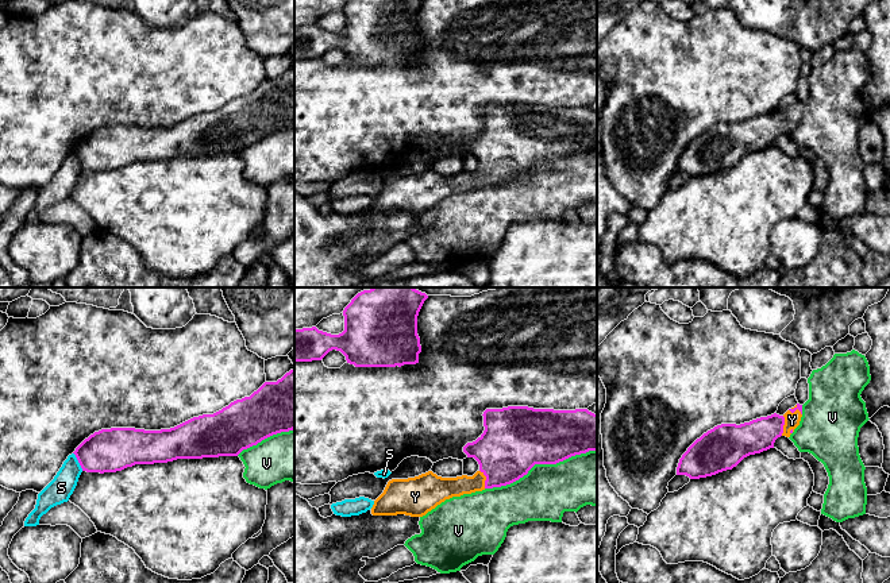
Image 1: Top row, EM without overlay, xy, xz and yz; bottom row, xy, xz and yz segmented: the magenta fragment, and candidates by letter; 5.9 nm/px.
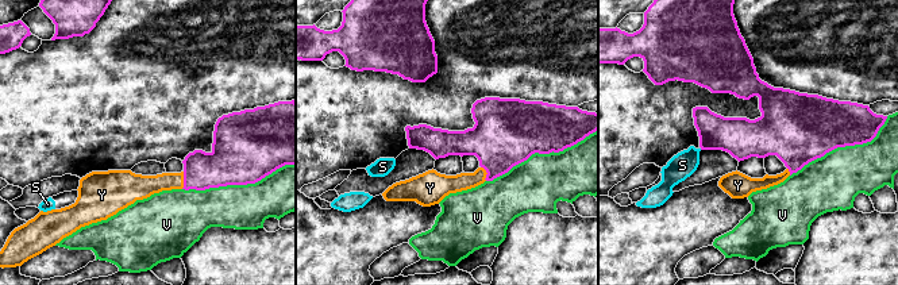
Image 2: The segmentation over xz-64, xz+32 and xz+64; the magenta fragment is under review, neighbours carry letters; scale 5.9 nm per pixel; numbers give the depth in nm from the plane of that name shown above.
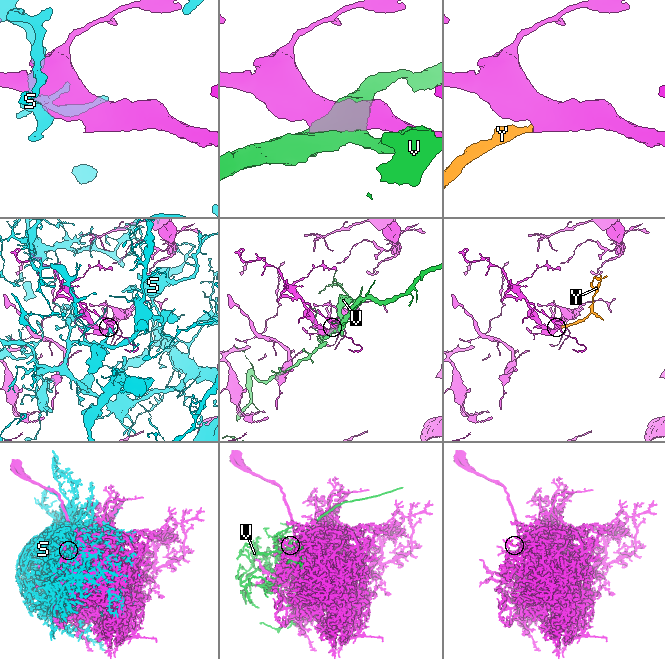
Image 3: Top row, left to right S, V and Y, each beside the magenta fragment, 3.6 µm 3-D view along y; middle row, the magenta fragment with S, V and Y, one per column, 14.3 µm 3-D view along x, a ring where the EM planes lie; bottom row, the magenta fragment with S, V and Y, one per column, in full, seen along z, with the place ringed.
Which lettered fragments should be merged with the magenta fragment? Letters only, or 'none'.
Y

